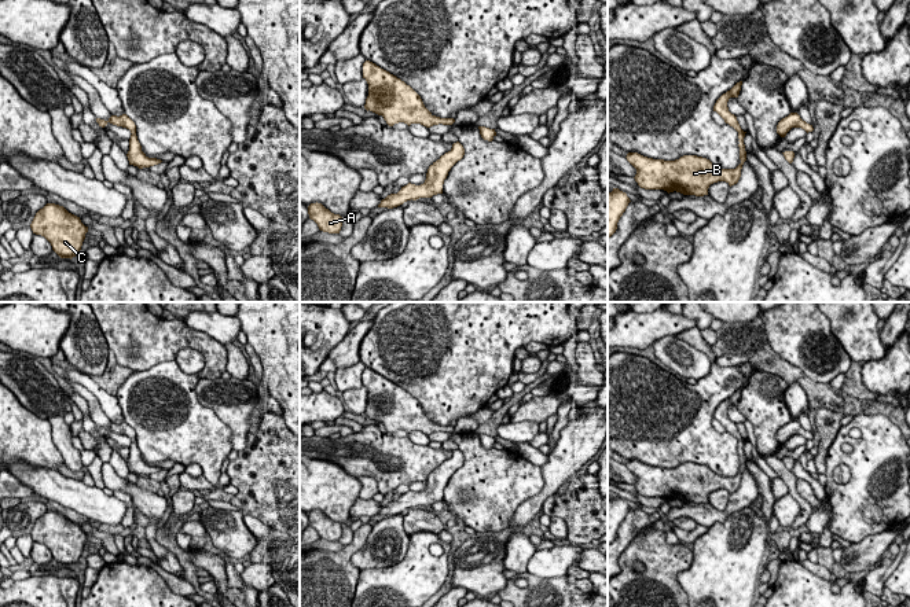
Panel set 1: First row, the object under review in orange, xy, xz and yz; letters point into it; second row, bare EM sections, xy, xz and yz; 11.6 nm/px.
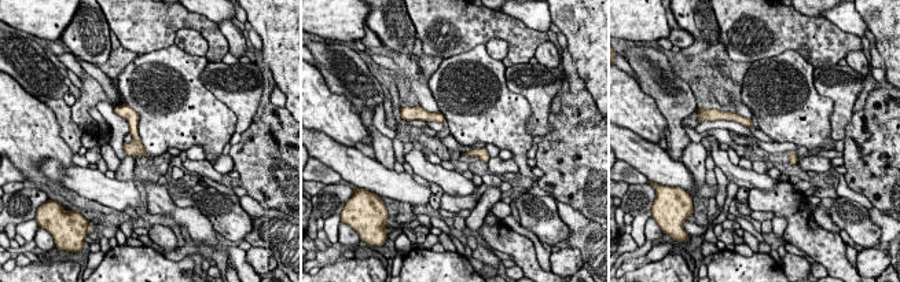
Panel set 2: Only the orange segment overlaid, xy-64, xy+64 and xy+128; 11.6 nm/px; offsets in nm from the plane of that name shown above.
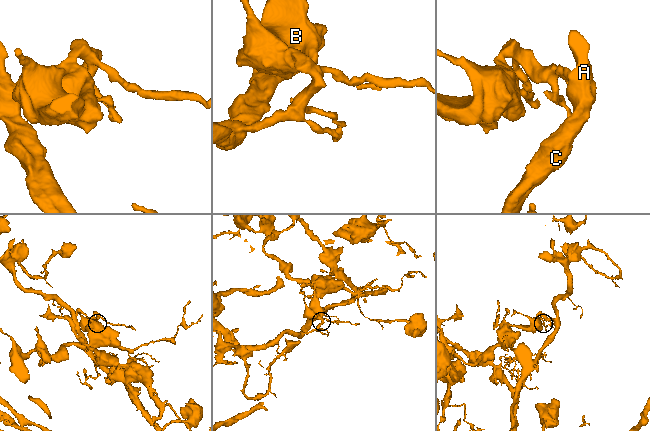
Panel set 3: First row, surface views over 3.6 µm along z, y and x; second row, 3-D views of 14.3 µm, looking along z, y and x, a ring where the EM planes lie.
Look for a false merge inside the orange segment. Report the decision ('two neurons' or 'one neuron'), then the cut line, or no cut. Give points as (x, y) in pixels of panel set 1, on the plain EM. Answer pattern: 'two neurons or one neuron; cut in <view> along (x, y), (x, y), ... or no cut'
one neuron; no cut

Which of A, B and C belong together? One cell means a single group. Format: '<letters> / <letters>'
A B C

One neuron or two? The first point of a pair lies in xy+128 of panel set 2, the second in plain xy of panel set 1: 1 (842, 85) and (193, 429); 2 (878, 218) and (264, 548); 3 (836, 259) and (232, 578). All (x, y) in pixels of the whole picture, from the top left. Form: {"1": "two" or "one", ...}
{"1": "two", "2": "two", "3": "two"}

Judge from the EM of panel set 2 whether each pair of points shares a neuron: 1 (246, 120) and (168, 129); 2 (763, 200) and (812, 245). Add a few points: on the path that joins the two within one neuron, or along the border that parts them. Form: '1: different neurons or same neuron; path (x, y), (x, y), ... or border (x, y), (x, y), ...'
1: different neurons; border (216, 96), (234, 113), (237, 118), (235, 131)
2: same neuron; path (777, 201), (801, 226), (803, 231)

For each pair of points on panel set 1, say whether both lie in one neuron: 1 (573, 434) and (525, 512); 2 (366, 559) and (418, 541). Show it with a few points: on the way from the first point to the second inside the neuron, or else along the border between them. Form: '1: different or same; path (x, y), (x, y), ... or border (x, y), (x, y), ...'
1: same; path (571, 453), (557, 470), (551, 486), (545, 493)
2: different; border (410, 536), (406, 555), (396, 563), (385, 566)

